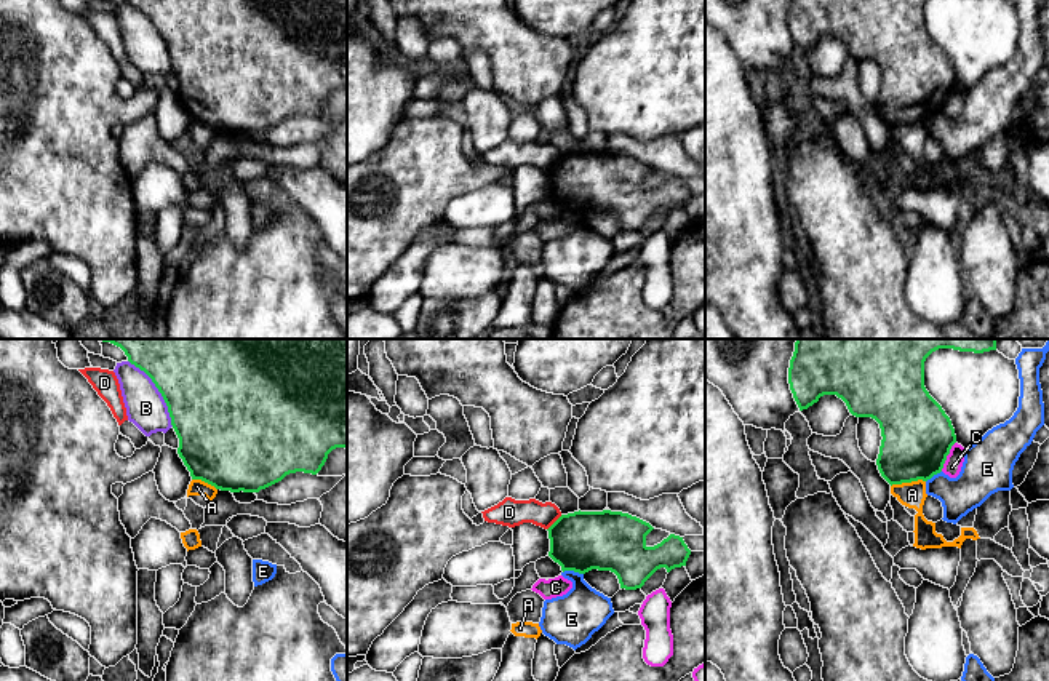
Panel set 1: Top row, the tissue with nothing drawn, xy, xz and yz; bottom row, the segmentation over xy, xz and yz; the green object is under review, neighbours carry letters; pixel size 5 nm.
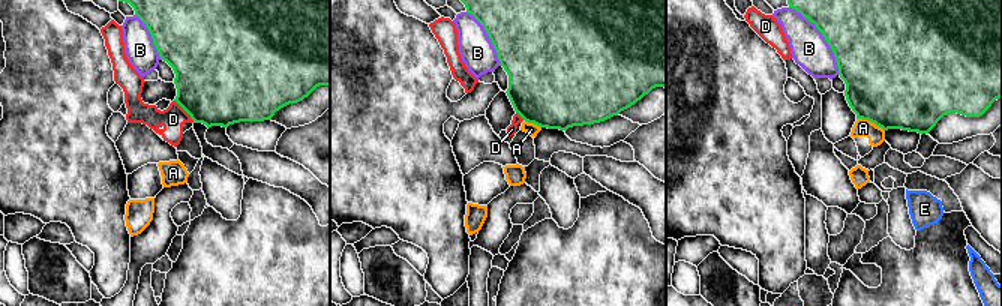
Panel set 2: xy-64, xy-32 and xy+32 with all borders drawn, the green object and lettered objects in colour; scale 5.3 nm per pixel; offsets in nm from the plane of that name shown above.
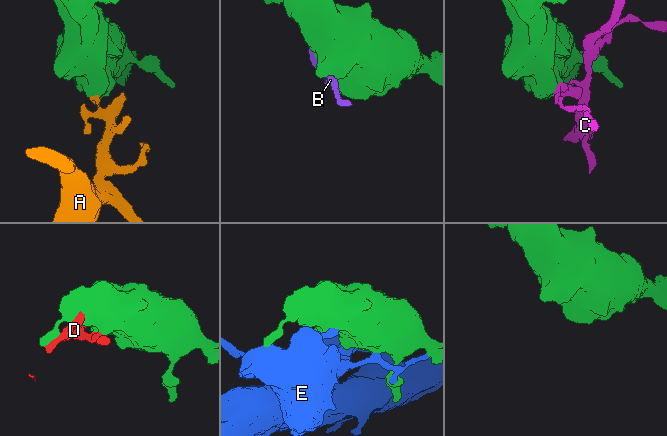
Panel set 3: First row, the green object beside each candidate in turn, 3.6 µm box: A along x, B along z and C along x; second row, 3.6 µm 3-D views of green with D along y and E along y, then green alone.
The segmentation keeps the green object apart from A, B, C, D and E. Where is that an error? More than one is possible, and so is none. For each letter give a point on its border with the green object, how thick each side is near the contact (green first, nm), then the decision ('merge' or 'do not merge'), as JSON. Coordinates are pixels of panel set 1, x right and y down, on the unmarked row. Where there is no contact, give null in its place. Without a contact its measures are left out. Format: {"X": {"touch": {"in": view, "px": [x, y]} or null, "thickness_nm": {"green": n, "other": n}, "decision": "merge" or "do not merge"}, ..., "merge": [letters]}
{"A": {"touch": {"in": "yz", "px": [907, 123]}, "thickness_nm": {"green": 360, "other": 130}, "decision": "do not merge"}, "B": {"touch": {"in": "xy", "px": [159, 32]}, "thickness_nm": {"green": 400, "other": 200}, "decision": "do not merge"}, "C": {"touch": {"in": "yz", "px": [947, 96]}, "thickness_nm": {"green": 360, "other": 90}, "decision": "do not merge"}, "D": {"touch": {"in": "xz", "px": [554, 165]}, "thickness_nm": {"green": 300, "other": 140}, "decision": "do not merge"}, "E": {"touch": {"in": "xz", "px": [573, 211]}, "thickness_nm": {"green": 300, "other": 260}, "decision": "do not merge"}, "merge": []}

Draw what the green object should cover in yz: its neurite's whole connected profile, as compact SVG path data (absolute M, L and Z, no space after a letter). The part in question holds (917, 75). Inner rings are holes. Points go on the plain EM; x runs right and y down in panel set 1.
M792 0L788 26L800 53L824 37L836 37L852 58L875 61L883 78L876 107L891 128L927 123L942 114L956 77L950 59L924 29L924 3L926 0Z

